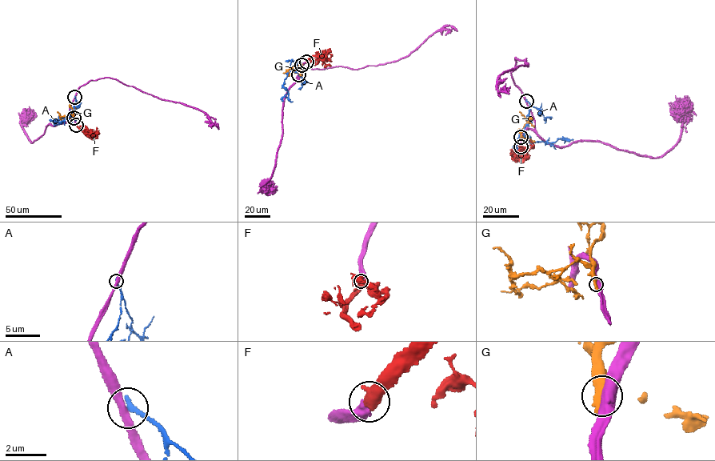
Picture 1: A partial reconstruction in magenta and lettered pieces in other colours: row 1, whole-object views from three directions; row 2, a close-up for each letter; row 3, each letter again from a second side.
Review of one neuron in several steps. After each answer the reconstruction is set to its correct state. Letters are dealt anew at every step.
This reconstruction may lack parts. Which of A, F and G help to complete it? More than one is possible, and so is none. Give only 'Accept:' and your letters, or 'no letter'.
Accept: F

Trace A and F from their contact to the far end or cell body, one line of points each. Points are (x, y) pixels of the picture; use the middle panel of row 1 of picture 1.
A: (298, 75), (301, 75), (301, 69), (288, 73), (284, 79), (283, 87), (288, 92), (288, 100), (293, 101)
F: (305, 62), (314, 56), (329, 64)

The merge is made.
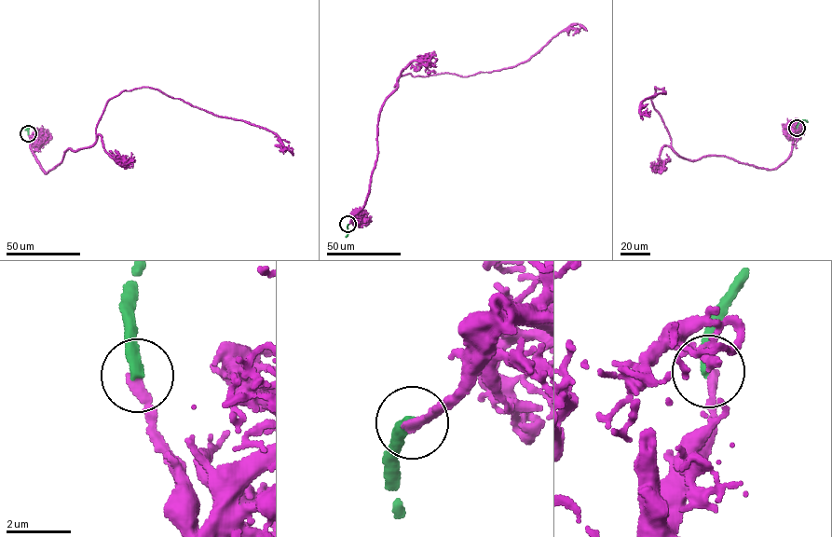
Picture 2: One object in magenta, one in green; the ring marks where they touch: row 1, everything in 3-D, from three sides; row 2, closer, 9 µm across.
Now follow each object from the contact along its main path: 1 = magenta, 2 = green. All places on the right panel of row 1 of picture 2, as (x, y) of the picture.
1: (797, 128), (771, 169), (690, 160), (654, 108), (664, 88), (640, 105), (650, 110)
2: (797, 128), (799, 121), (808, 122)

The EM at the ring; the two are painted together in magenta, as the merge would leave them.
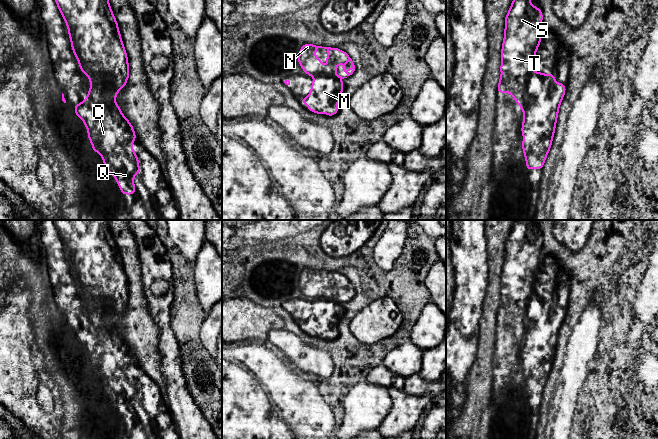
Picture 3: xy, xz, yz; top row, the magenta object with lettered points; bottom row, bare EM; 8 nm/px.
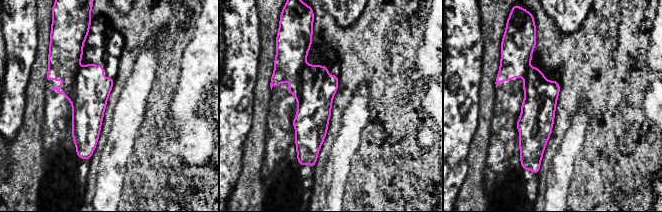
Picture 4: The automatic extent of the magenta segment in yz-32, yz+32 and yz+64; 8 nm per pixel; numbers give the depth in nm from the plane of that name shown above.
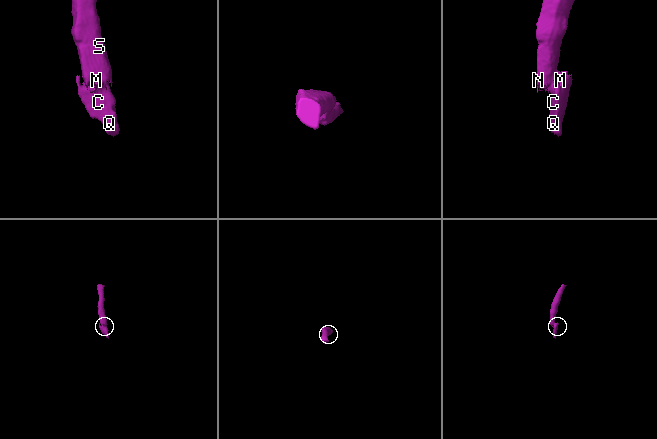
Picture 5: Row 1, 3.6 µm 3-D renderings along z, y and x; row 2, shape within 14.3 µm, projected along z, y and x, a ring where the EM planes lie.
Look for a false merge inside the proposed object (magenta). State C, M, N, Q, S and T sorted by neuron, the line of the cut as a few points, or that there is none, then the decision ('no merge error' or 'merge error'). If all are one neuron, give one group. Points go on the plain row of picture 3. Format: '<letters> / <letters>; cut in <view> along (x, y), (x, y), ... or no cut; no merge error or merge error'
C M Q / N S T; cut in yz along (531, 297), (527, 308), (524, 336); merge error

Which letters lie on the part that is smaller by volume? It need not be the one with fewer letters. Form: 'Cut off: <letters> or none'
Cut off: C, M, Q

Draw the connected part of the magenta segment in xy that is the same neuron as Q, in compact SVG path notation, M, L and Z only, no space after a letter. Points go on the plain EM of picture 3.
M90 304L86 323L74 330L84 346L93 375L99 377L106 394L116 402L121 418L136 416L134 400L140 397L138 381L132 372L136 359L132 348L115 327L110 310Z

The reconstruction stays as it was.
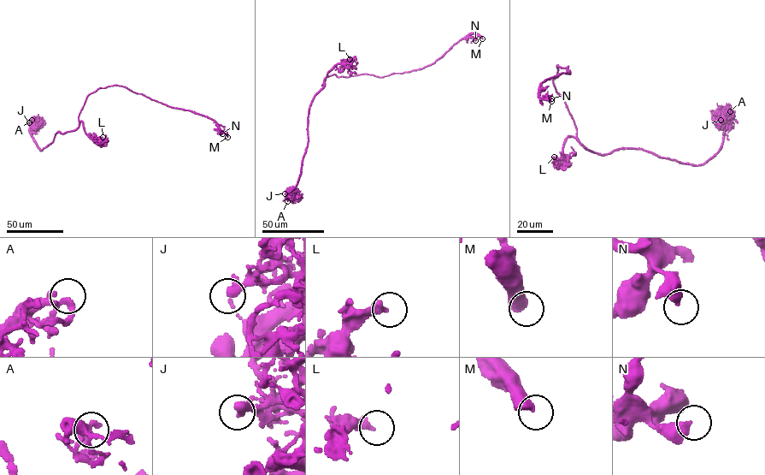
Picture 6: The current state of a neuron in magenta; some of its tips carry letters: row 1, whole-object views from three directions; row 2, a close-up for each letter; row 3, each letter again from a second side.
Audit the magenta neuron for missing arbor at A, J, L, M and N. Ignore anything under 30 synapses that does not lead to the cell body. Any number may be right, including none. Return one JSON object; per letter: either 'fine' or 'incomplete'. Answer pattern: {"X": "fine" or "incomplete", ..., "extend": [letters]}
{"A": "fine", "J": "fine", "L": "fine", "M": "incomplete", "N": "fine", "extend": ["M"]}

